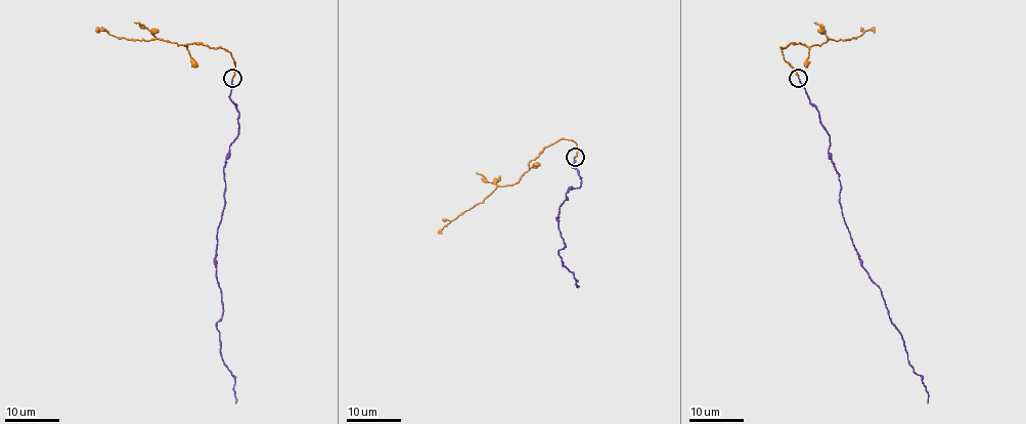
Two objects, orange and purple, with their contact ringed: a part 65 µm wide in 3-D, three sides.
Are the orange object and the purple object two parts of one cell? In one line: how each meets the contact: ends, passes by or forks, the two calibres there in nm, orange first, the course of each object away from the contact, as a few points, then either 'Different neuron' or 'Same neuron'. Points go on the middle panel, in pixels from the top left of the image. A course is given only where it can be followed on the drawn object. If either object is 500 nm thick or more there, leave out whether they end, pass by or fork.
At the ring orange ends. At the ring purple ends. Thickness 190 nm (orange) against 160 nm. Course of orange: (574, 156), (577, 145), (561, 138), (528, 164), (520, 179), (496, 186), (438, 232). Course of purple: (574, 156), (572, 166), (581, 184), (568, 188), (556, 218), (565, 247), (558, 255), (577, 286). Same neuron

